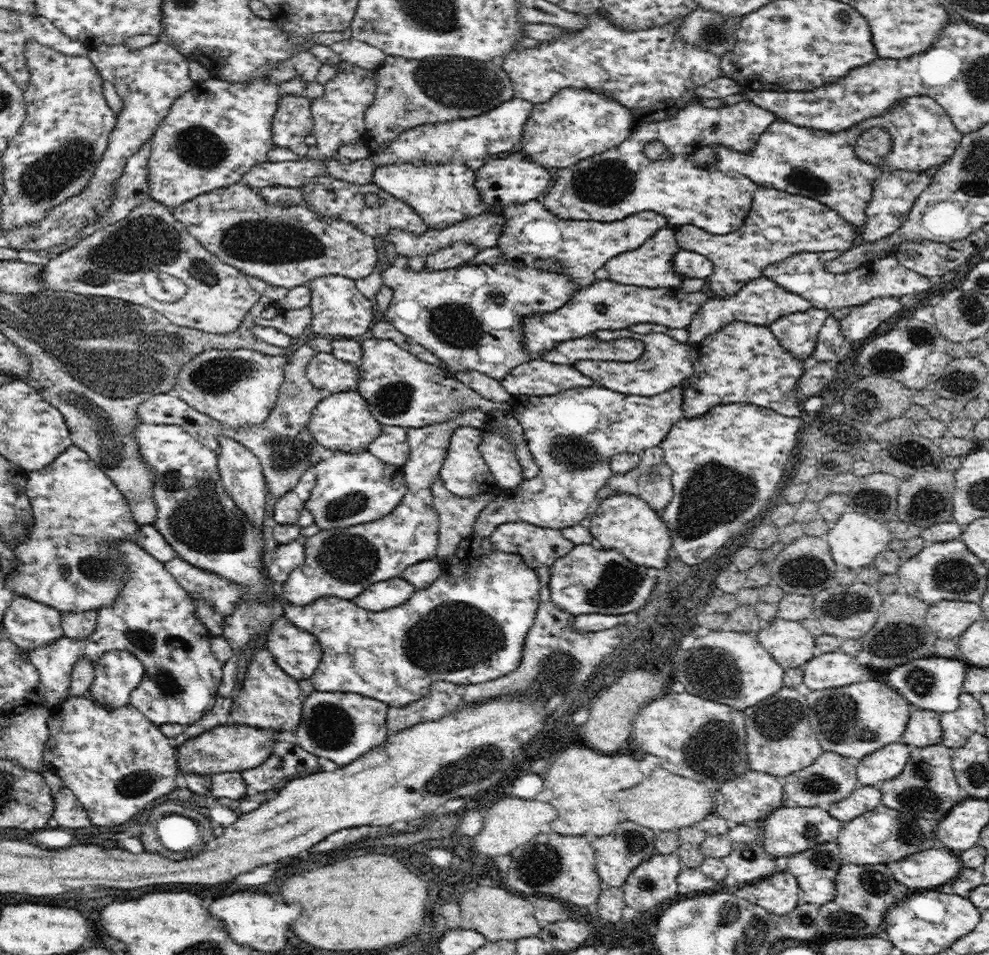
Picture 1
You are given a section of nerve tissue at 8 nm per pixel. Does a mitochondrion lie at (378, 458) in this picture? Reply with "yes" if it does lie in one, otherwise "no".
no

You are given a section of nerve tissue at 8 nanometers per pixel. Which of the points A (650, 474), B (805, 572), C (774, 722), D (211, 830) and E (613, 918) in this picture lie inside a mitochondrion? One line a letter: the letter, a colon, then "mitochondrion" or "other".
A: mitochondrion
B: mitochondrion
C: mitochondrion
D: other
E: other

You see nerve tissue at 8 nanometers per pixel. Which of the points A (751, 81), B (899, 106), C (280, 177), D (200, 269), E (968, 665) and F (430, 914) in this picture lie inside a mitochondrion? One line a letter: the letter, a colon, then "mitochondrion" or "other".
A: other
B: other
C: other
D: mitochondrion
E: other
F: other

